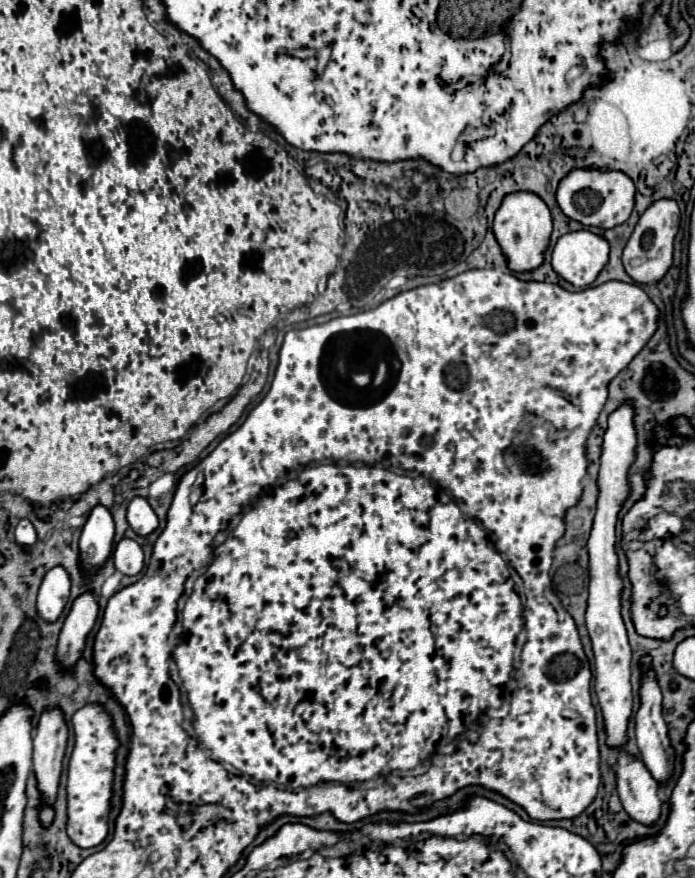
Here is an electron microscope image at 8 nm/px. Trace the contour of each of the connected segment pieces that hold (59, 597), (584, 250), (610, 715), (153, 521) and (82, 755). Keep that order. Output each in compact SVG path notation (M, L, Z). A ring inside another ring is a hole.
M62 565L52 567L40 585L38 613L46 621L56 621L70 597L70 577Z
M590 231L562 235L552 251L554 271L578 289L588 287L606 263L608 243Z
M630 399L618 405L608 415L608 427L602 441L600 471L598 471L598 503L594 525L588 537L588 609L586 609L586 627L594 647L596 659L596 695L602 707L604 725L608 733L608 745L622 745L626 741L626 725L632 715L632 687L630 687L630 643L622 619L622 589L624 581L620 577L620 563L616 553L616 523L622 505L630 495L628 473L636 459L636 409Z
M134 497L130 501L126 519L136 535L150 535L158 527L158 517L144 497Z
M86 705L72 717L74 751L67 769L68 837L80 849L98 847L108 835L108 811L114 777L114 751L118 747L112 721L100 705Z

